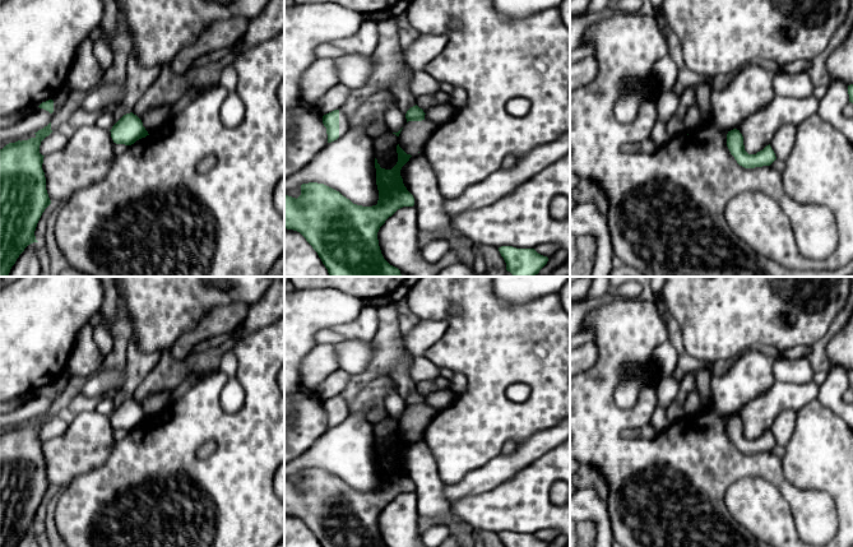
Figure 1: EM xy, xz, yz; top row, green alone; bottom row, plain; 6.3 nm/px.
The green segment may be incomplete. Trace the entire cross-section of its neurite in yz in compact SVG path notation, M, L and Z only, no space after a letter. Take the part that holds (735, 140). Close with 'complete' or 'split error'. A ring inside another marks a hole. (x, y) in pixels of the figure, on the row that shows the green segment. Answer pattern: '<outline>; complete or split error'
M737 129L728 131L727 147L737 163L745 168L770 166L776 159L770 144L756 154L748 154L745 150L743 136Z; complete

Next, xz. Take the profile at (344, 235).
M399 144L397 153L398 162L391 170L381 168L375 158L379 190L376 205L353 204L339 191L317 182L302 184L297 199L284 195L284 228L297 231L306 238L328 269L329 277L402 277L400 270L384 259L377 240L377 232L389 217L403 207L414 205L414 198L400 176L402 167L412 156Z; complete

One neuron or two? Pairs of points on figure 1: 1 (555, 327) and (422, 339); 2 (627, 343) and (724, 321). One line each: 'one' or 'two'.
1: two
2: two

